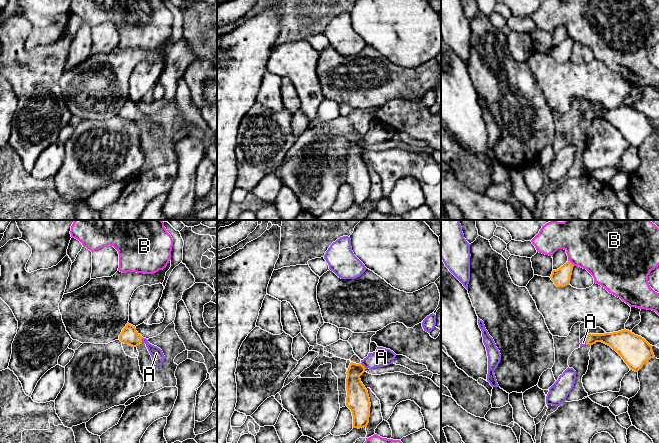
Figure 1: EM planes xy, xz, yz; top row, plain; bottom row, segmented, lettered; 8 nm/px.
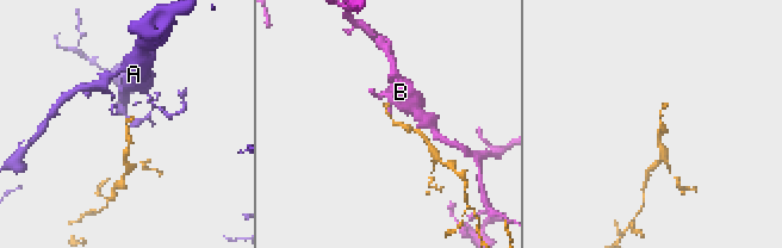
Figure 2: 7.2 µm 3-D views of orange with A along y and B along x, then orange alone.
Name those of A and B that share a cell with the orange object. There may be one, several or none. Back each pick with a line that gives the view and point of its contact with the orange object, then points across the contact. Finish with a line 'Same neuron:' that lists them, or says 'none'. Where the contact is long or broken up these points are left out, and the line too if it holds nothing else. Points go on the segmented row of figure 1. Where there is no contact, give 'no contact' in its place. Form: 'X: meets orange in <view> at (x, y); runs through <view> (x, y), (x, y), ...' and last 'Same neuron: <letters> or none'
A: meets orange in xy at (141, 340); runs through xy (129, 335), (133, 339), (141, 340), (156, 353)
Same neuron: A

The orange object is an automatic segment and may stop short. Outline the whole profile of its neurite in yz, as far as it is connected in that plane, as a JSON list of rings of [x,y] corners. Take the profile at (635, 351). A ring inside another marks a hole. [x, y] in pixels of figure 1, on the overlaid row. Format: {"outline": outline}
{"outline": [[[626,329],[613,333],[587,334],[580,340],[580,347],[593,345],[596,342],[610,346],[635,372],[638,372],[648,360],[655,358],[652,345]]]}

